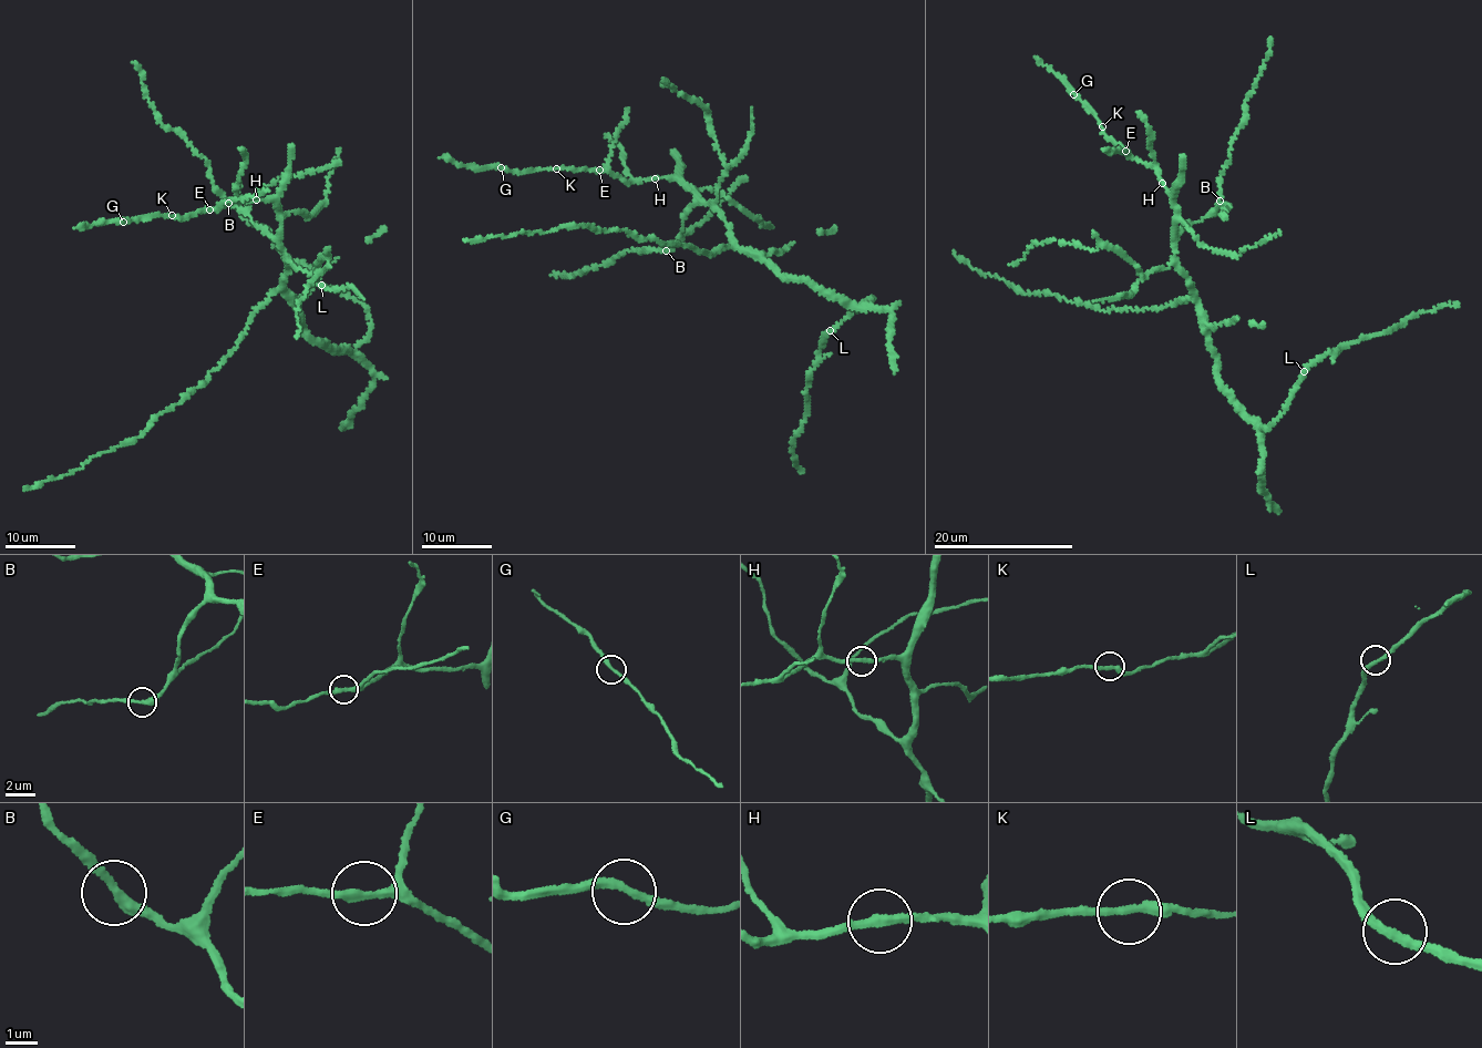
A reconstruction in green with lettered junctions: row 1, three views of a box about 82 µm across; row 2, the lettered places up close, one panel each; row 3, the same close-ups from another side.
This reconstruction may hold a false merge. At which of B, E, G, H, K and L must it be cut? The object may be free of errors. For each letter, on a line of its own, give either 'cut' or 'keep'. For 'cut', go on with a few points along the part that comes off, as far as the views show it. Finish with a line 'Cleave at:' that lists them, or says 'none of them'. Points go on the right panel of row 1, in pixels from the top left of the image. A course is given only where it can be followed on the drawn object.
B: keep
E: keep
G: keep
H: keep
K: keep
L: keep
Cleave at: none of them

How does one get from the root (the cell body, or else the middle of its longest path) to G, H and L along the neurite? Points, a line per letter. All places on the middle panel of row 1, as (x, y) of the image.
G: (760, 258), (736, 244), (722, 217), (683, 181), (625, 183), (600, 170), (517, 173), (501, 167)
H: (760, 258), (736, 244), (722, 217), (700, 201), (687, 184), (655, 178)
L: (760, 258), (778, 274), (809, 280), (860, 306), (873, 299), (830, 330)

